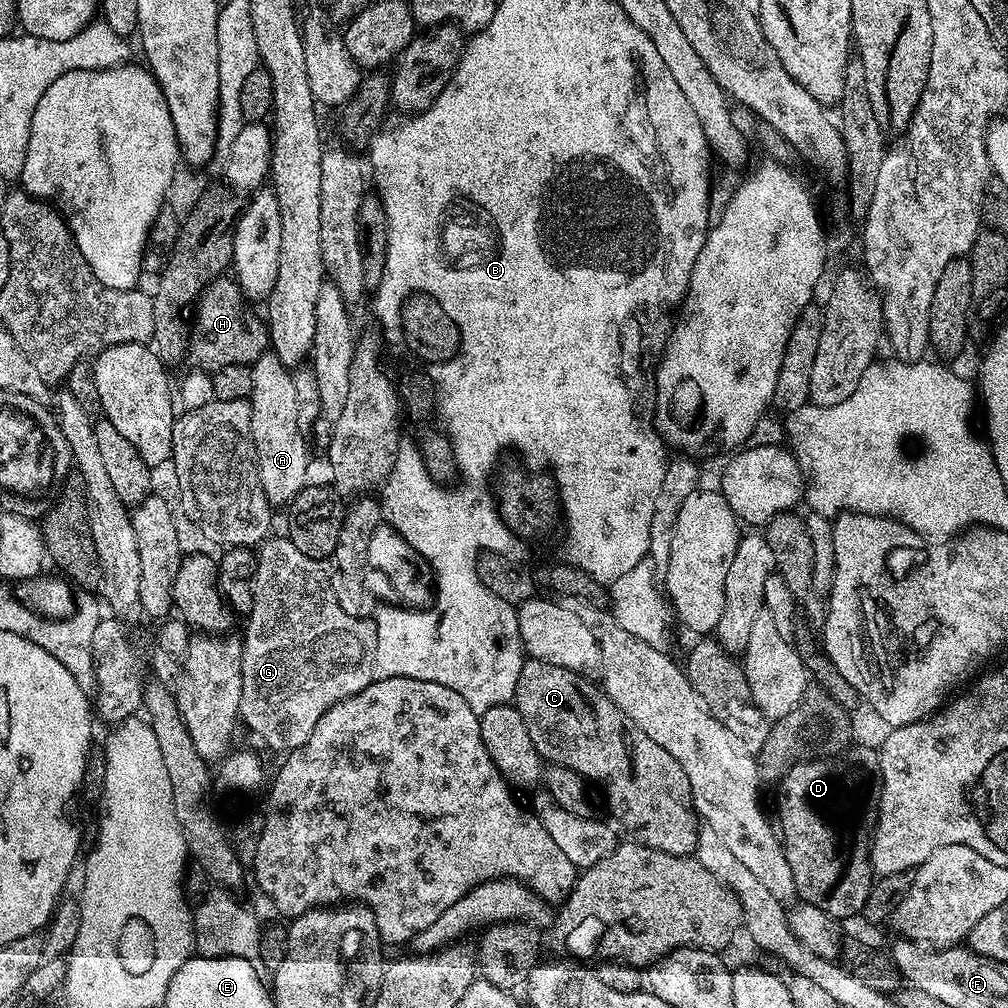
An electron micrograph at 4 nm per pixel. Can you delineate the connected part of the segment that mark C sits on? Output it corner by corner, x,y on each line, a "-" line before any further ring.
528,658
522,666
522,674
518,674
514,707
522,714
540,757
548,764
561,764
574,770
593,785
600,784
608,799
609,810
616,815
615,823
621,829
624,827
633,841
675,856
695,853
702,824
692,805
690,778
686,778
686,770
682,770
682,766
678,766
678,762
666,754
654,738
642,734
642,730
638,730
638,726
634,726
634,722
626,718
623,710
597,685
595,688
581,673

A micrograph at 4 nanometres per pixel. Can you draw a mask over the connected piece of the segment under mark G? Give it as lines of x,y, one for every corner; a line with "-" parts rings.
287,535
269,538
259,545
256,572
252,576
252,611
246,616
248,629
242,632
242,698
239,719
274,751
287,754
314,734
318,718
338,702
366,690
374,677
376,626
371,619
353,614
340,605
329,580
325,561
302,554

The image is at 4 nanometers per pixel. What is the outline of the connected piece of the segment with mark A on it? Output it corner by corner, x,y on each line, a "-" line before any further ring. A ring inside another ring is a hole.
271,350
250,365
252,395
250,403
250,430
256,469
262,490
273,506
287,505
309,483
308,448
304,445
305,433
298,428
298,402
294,399
292,372

